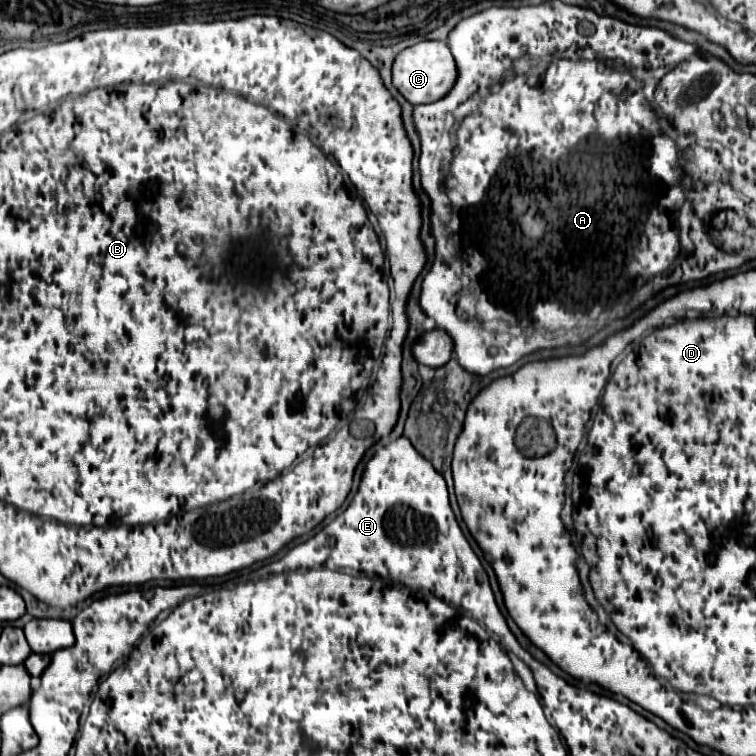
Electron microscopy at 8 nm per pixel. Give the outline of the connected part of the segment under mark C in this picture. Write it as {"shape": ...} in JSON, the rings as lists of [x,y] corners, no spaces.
{"shape":[[[431,40],[419,42],[403,50],[393,64],[395,88],[415,106],[441,100],[445,94],[449,94],[455,82],[457,82],[457,64],[447,42],[431,42]]]}

